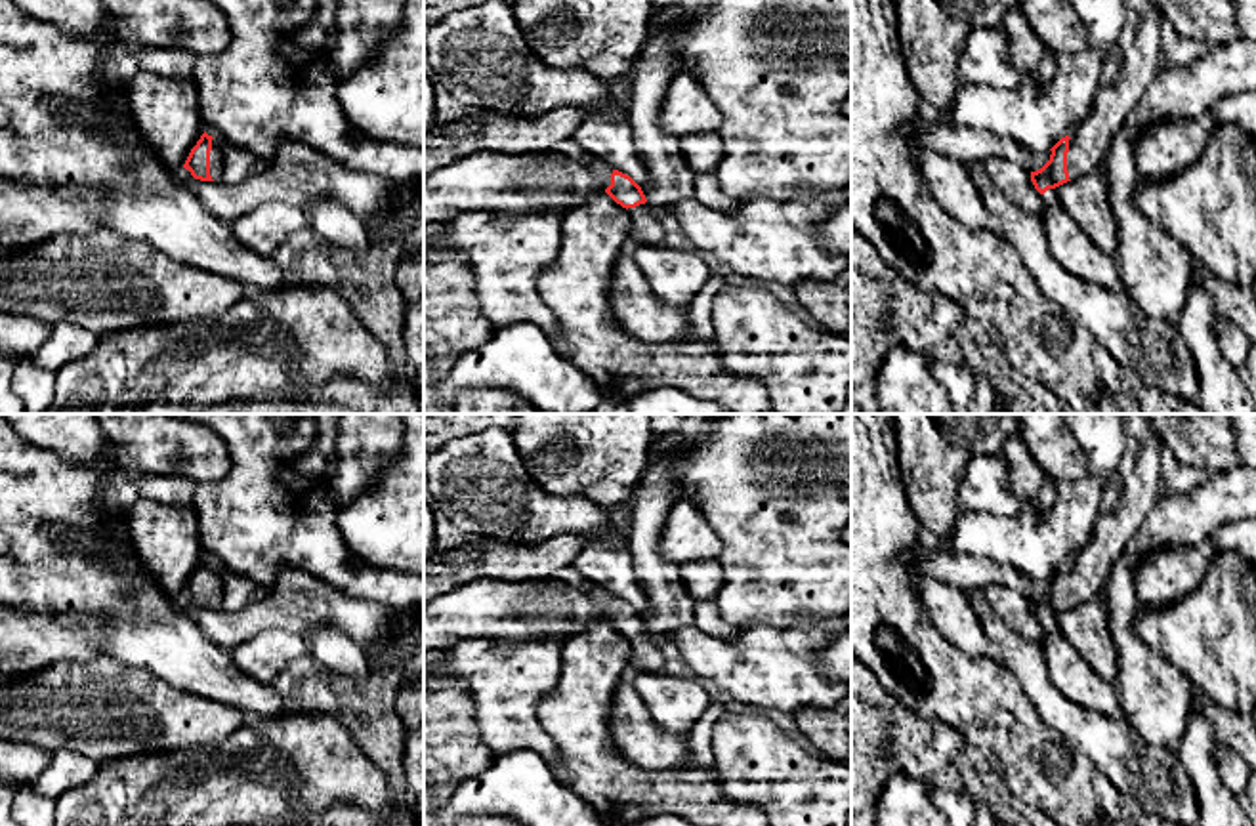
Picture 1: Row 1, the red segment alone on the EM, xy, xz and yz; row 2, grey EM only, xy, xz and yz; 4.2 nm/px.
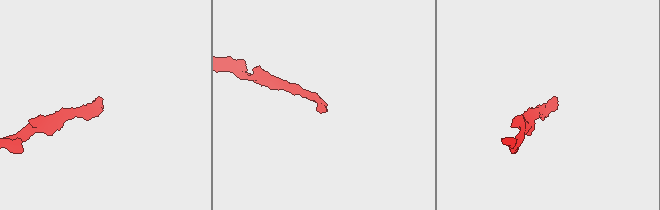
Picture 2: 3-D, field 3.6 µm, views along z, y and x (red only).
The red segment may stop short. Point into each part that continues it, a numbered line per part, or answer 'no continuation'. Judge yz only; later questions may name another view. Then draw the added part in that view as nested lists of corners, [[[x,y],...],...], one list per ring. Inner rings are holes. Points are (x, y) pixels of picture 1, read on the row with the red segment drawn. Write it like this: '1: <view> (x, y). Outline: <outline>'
1: yz (1088, 144). Outline: [[[1126,0],[1141,15],[1115,84],[1101,86],[1086,120],[1071,132],[1067,172],[1077,179],[1101,170],[1107,151],[1149,84],[1162,69],[1161,10],[1155,0]]]

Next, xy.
1: xy (216, 155). Outline: [[[206,132],[208,135],[212,135],[210,132]],[[212,135],[212,151],[210,151],[210,176],[214,181],[221,181],[223,177],[223,143]]]

